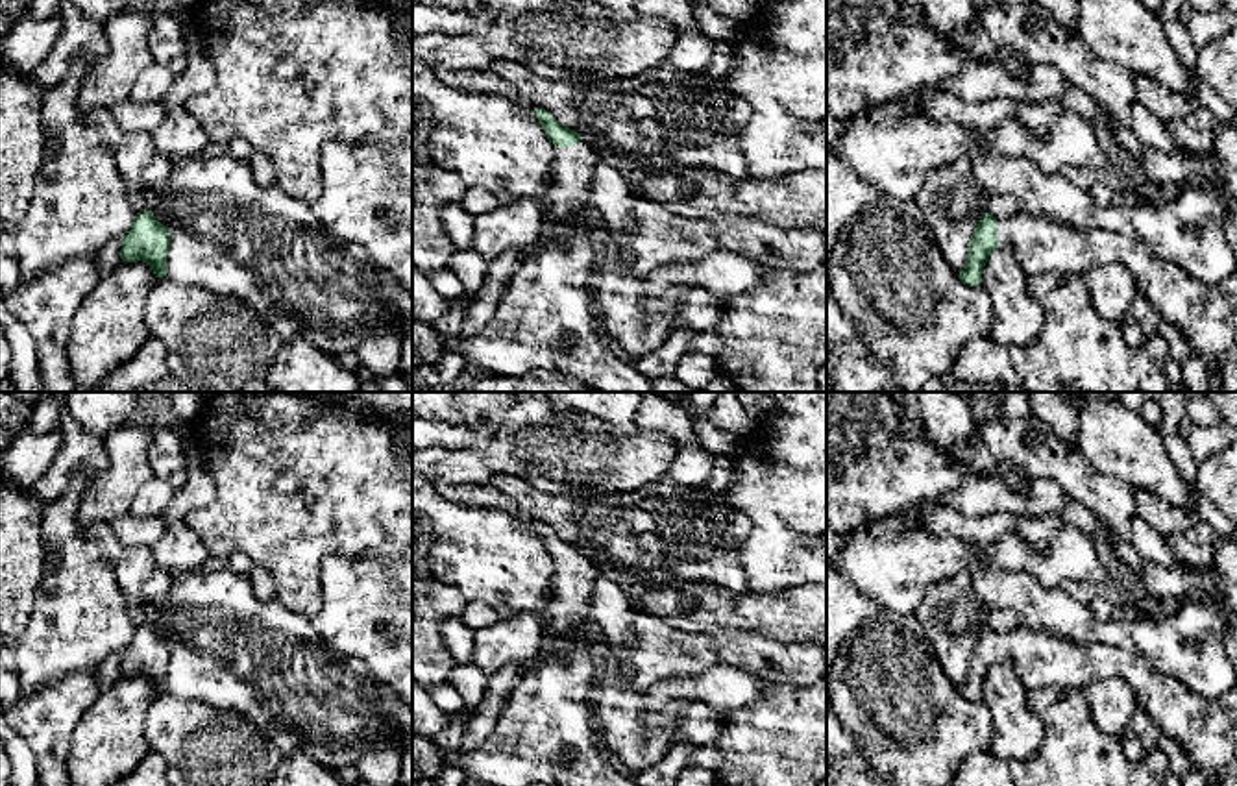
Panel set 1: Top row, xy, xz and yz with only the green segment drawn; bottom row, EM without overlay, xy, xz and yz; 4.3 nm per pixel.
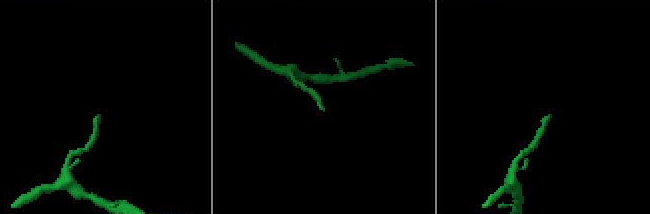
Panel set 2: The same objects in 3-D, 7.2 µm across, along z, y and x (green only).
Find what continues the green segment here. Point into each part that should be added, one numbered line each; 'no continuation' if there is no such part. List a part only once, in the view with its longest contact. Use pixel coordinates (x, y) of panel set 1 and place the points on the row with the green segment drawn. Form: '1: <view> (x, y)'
1: xz (568, 195)

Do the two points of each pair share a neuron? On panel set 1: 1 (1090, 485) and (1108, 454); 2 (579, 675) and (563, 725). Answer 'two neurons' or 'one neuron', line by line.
1: two neurons
2: one neuron

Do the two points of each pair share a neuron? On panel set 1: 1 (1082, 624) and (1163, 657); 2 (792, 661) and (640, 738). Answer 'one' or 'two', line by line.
1: one
2: one

